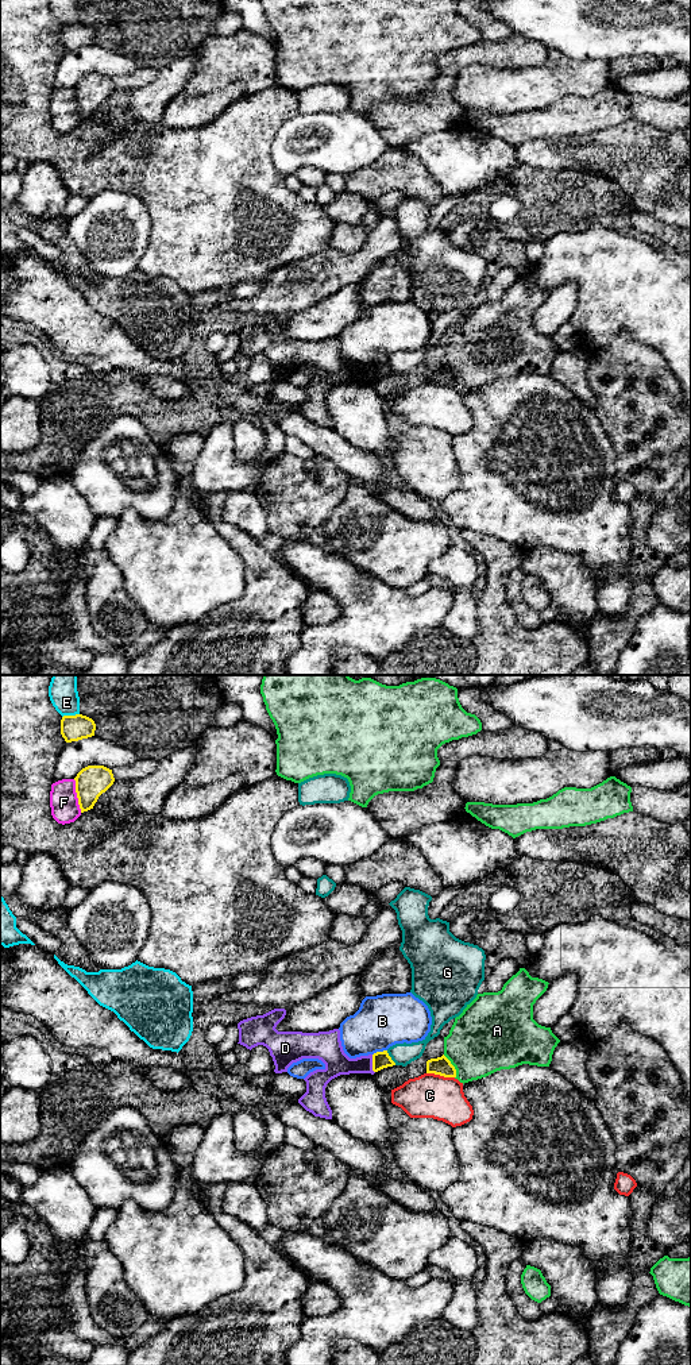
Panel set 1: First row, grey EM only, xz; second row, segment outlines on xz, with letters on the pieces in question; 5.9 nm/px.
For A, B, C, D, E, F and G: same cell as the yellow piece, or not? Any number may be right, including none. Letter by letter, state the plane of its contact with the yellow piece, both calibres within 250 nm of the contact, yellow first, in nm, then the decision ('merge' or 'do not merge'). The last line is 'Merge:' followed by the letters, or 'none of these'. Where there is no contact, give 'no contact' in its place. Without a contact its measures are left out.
A: xz | 110/420 nm | do not merge
B: xz | 100/320 nm | do not merge
C: xz | 110/260 nm | do not merge
D: xz | 100/150 nm | do not merge
E: xz | 160/170 nm | do not merge
F: xz | 190/170 nm | do not merge
G: xz | 100/130 nm | do not merge
Merge: none of these

